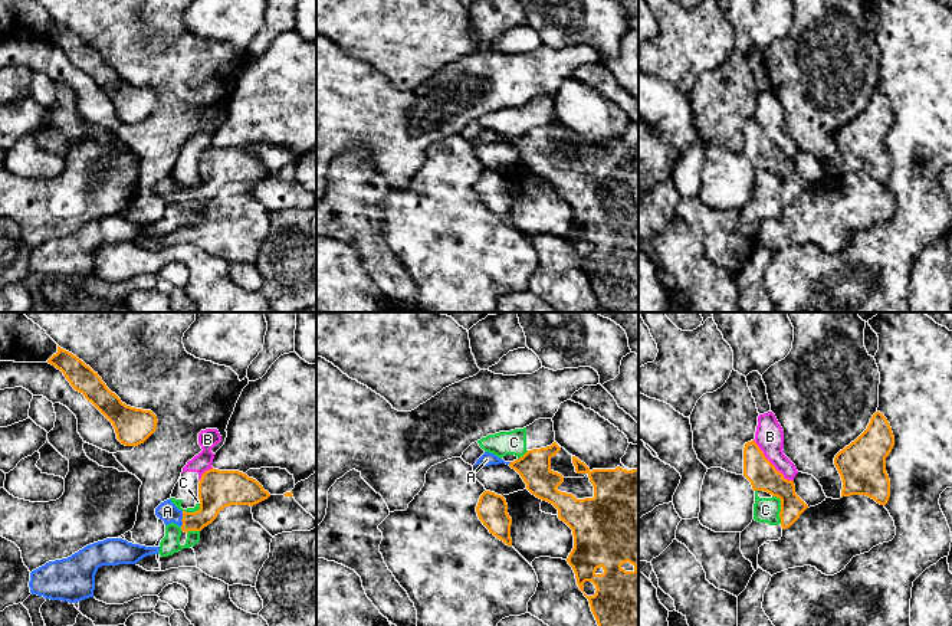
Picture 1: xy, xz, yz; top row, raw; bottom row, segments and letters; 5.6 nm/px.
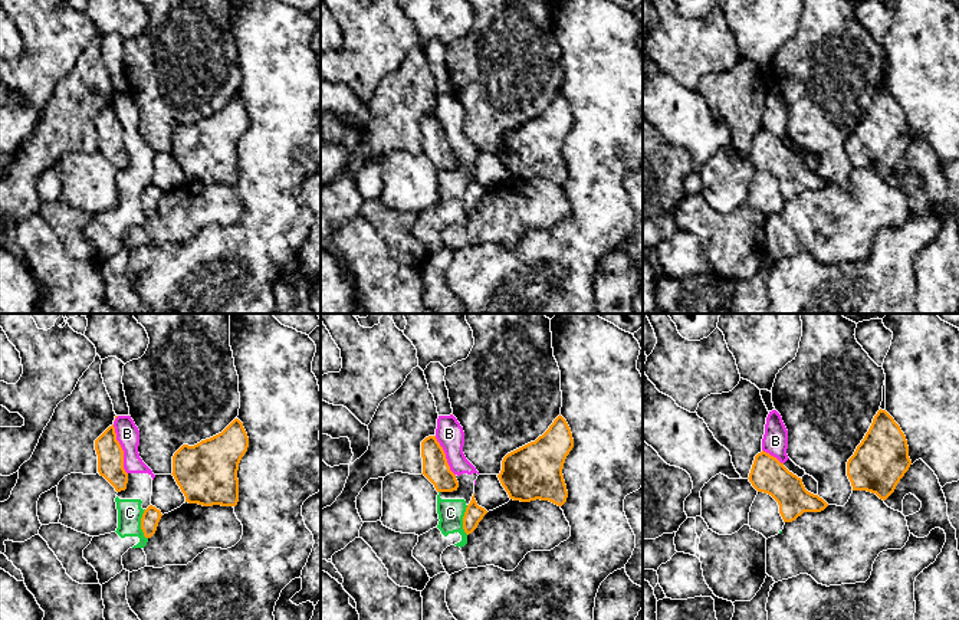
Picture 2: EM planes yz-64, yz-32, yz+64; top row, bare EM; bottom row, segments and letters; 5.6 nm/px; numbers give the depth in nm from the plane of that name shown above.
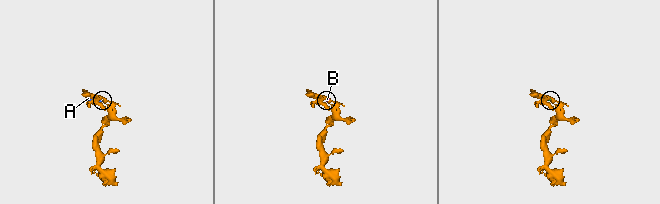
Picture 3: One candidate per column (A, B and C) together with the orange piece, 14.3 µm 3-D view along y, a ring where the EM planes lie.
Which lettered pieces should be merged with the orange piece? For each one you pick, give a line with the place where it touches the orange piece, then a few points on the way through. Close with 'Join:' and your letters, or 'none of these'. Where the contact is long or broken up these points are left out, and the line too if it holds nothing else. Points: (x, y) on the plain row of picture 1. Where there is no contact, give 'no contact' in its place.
A: contact xy (183, 196); way xy (217, 167), (196, 196), (183, 196), (167, 189)
Join: A

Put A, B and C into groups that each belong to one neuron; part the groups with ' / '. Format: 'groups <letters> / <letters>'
groups A / B C

